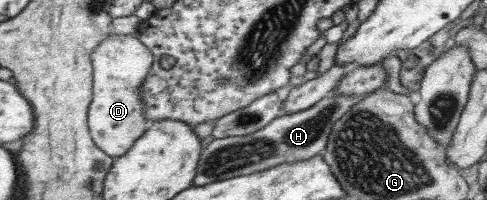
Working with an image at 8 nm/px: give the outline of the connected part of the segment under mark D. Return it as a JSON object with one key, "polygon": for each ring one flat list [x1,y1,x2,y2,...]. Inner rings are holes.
{"polygon":[[113,31,93,53,97,83,88,120,97,146,115,159,128,154,136,141,153,125,153,121,145,117,141,89,148,81,149,73,152,73,155,61,152,49,145,45,137,31,127,35]]}

